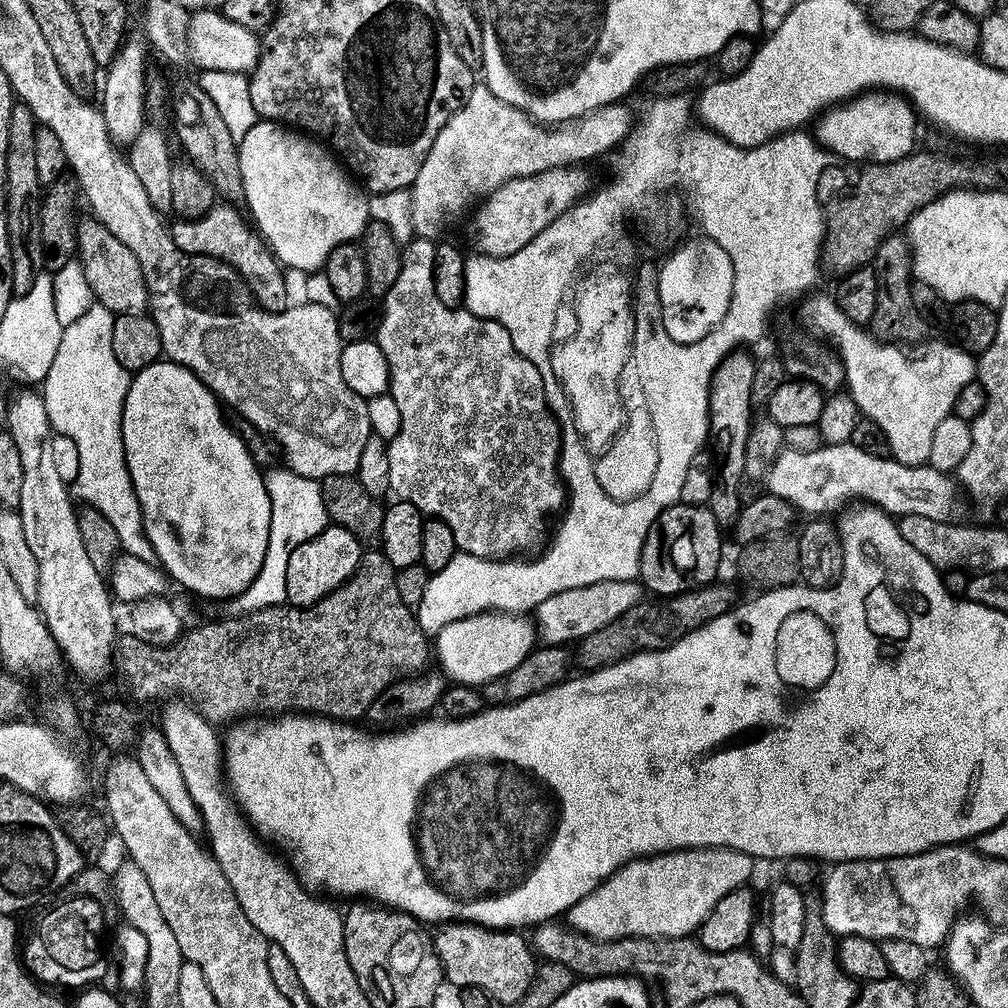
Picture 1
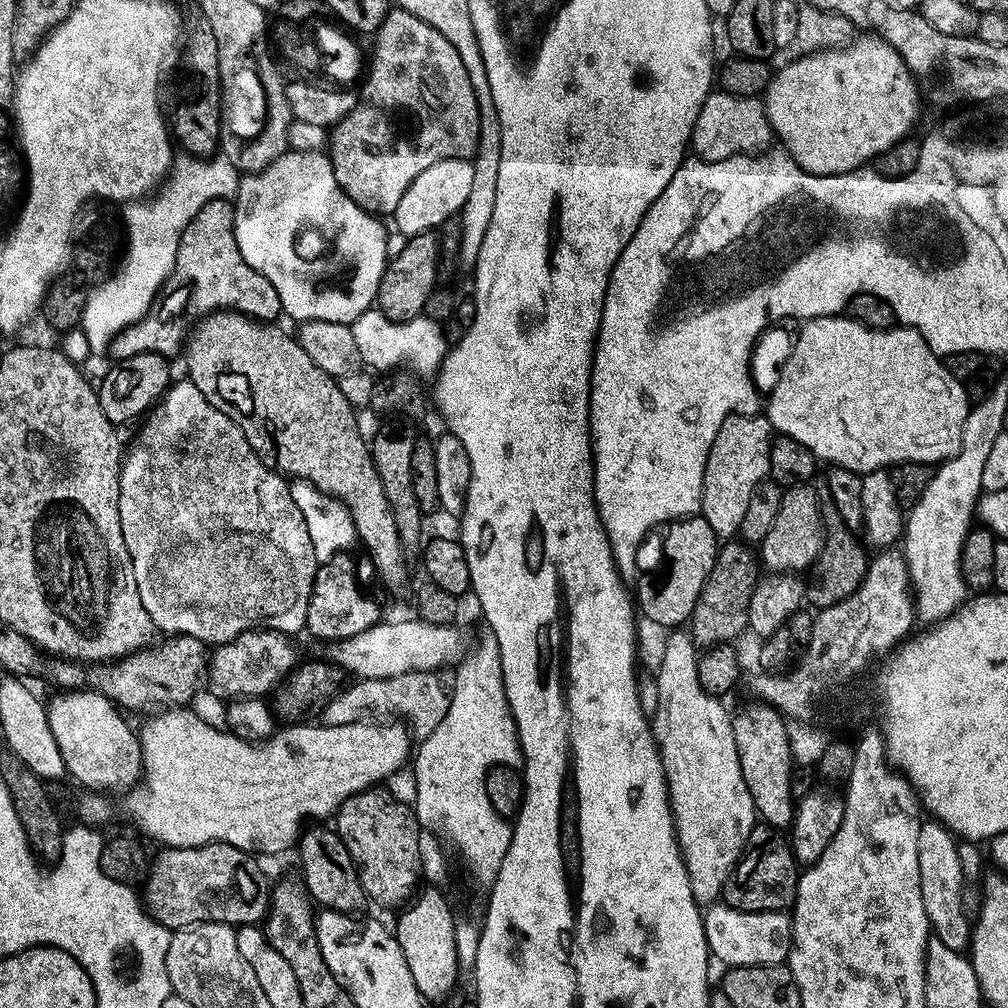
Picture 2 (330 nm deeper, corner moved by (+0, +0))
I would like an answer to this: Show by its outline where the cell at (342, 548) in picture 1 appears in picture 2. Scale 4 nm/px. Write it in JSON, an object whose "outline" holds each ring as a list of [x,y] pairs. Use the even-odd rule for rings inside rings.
{"outline":[[[338,554],[333,560],[323,561],[317,567],[314,586],[308,603],[306,628],[316,636],[343,638],[362,634],[381,623],[380,608],[360,589],[356,581],[356,568],[347,560],[347,555]]]}

